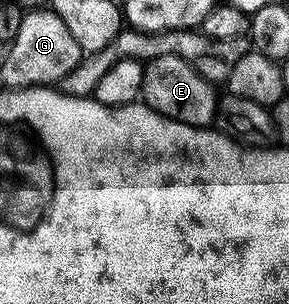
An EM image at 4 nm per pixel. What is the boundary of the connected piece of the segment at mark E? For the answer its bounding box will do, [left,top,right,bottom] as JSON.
[140,55,219,127]

